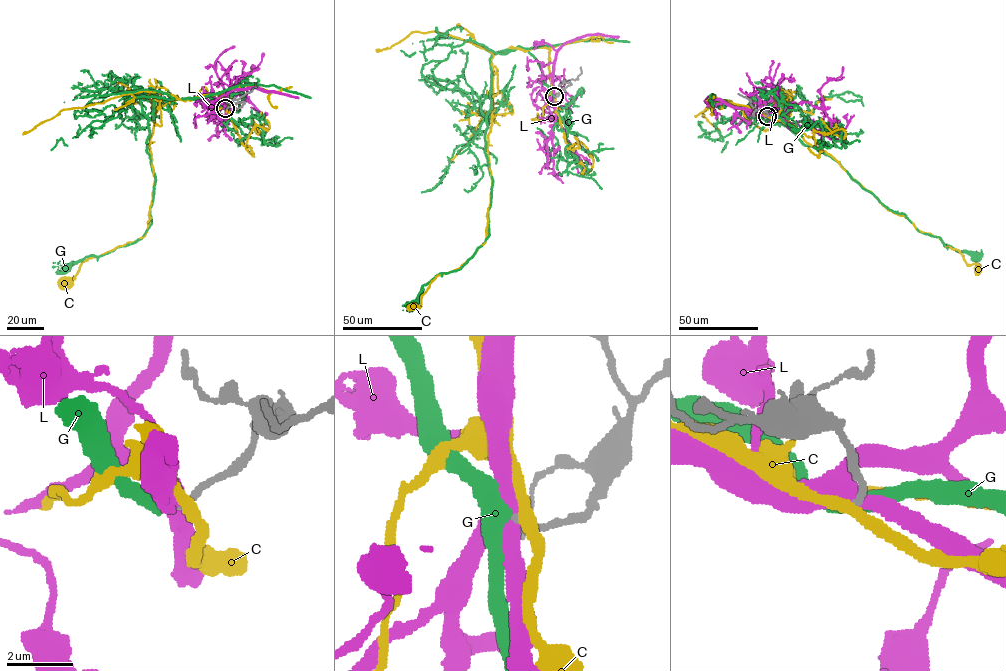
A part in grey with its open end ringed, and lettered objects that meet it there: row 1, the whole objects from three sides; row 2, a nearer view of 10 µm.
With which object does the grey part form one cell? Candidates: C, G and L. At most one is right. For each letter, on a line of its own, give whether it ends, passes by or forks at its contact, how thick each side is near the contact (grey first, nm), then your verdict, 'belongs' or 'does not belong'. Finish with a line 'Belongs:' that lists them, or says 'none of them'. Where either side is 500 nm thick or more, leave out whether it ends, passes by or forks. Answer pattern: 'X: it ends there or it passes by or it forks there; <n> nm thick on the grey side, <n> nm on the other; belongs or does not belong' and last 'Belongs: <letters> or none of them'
C: it passes by; 220 nm thick on the grey side, 340 nm on the other; does not belong
G: it passes by; 200 nm thick on the grey side, 440 nm on the other; belongs
L: 220 nm thick on the grey side, 500 nm on the other; does not belong
Belongs: G

